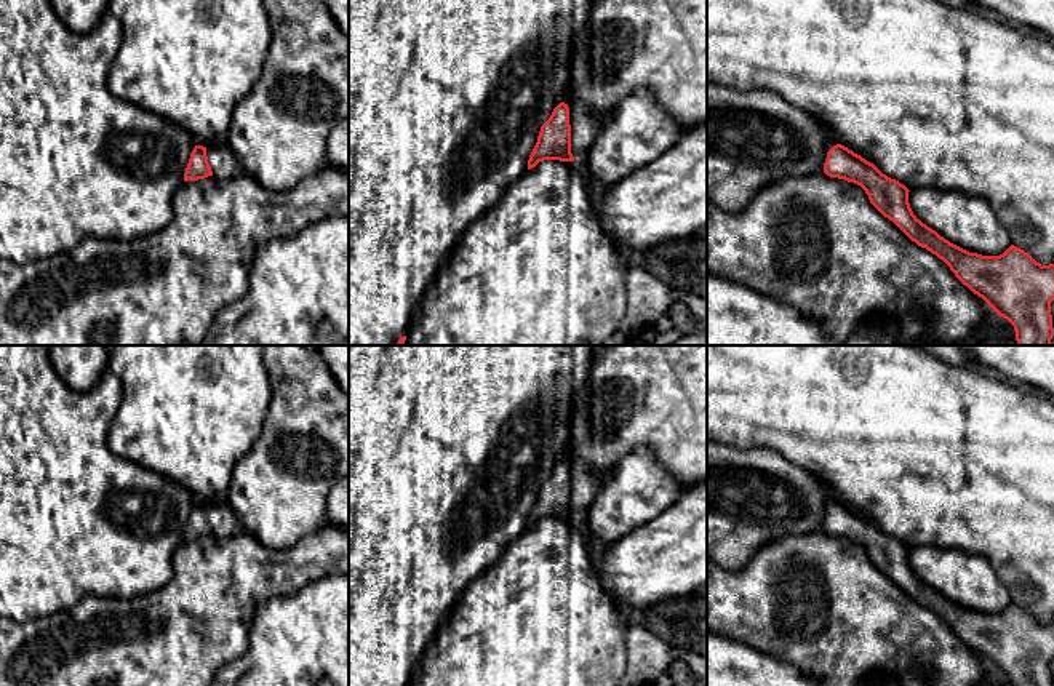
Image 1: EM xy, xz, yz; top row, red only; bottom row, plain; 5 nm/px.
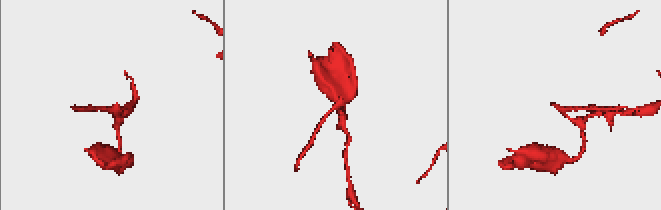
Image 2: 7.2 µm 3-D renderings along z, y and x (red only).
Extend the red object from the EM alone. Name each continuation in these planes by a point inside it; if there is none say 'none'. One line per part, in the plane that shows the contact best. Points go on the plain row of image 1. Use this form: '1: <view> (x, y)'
1: xz (584, 482)

